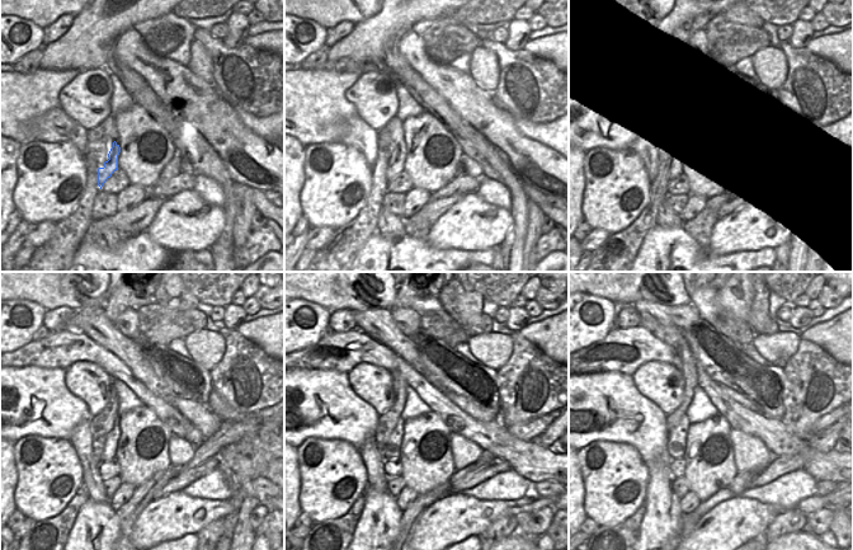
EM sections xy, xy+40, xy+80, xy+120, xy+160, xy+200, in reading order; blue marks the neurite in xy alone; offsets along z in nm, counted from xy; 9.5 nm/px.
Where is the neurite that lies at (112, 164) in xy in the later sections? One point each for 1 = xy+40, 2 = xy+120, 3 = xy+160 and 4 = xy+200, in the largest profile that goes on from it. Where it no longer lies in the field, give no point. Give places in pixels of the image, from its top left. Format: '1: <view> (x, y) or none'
1: xy+40 (395, 167)
2: xy+120 (109, 451)
3: xy+160 (391, 451)
4: xy+200 (675, 447)

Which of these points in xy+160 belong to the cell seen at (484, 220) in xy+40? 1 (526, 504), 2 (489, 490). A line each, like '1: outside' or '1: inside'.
1: inside
2: outside

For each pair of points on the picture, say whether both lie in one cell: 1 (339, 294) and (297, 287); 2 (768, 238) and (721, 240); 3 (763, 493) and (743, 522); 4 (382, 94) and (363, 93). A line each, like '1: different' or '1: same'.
1: same
2: same
3: different
4: same

